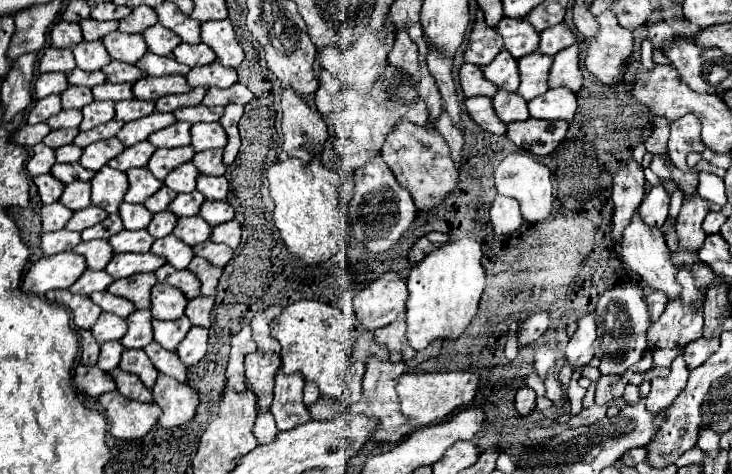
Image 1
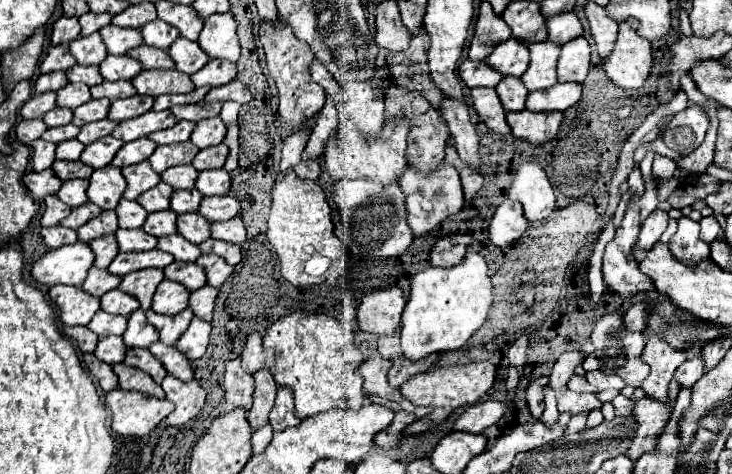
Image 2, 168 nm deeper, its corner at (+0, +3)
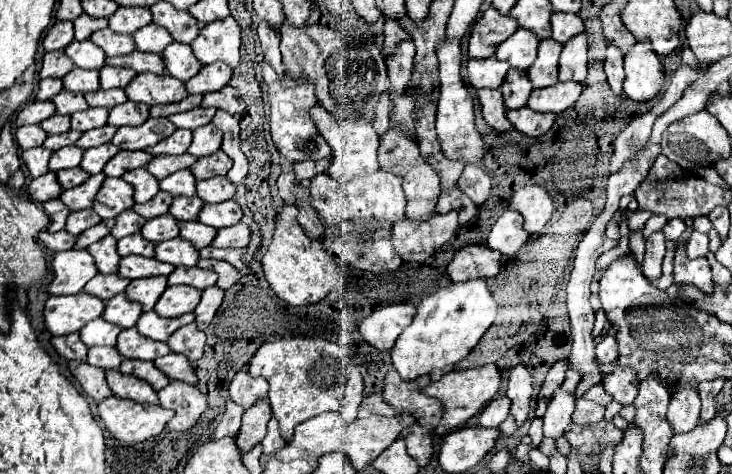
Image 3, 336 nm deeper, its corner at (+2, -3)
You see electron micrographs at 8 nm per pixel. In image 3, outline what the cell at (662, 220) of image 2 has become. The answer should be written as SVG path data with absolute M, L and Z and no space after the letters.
M656 231L646 239L646 253L642 261L642 273L650 283L656 283L660 279L664 255L666 255L666 239L662 231Z

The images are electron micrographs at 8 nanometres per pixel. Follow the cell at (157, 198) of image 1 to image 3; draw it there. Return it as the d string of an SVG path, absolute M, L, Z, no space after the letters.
M158 191L158 195L154 197L154 199L150 199L148 203L142 203L142 205L134 205L132 209L138 213L138 215L142 215L144 219L154 219L154 217L158 217L158 215L164 215L164 213L168 213L168 209L170 209L170 205L172 205L172 195L170 193L164 193L164 191Z

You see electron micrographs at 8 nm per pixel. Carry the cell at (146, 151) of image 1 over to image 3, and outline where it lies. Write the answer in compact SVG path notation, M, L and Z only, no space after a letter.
M120 151L116 157L112 157L112 161L108 161L104 173L108 177L122 177L126 171L144 167L150 159L152 155L148 155L146 151Z

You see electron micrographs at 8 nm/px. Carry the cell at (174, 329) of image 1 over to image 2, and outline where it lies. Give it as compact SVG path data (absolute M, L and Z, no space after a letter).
M150 309L150 311L146 311L146 317L148 317L148 323L156 327L162 343L166 343L166 345L176 345L176 341L180 339L180 335L188 329L194 313L192 313L190 309L184 309L182 313L170 317L170 315L154 313L154 311Z

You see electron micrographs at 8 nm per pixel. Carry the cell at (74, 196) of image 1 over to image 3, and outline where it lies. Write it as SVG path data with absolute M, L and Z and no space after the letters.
M100 173L100 175L92 175L86 183L82 183L80 187L74 187L74 189L68 189L60 195L62 203L66 203L72 211L80 211L80 209L86 209L86 207L92 207L92 201L98 193L98 189L102 187L106 175Z

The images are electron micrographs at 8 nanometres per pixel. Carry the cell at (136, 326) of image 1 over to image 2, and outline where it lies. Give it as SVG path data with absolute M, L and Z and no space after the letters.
M136 309L128 317L128 329L124 331L124 343L126 347L150 347L154 341L158 341L156 329L146 321L146 311Z

